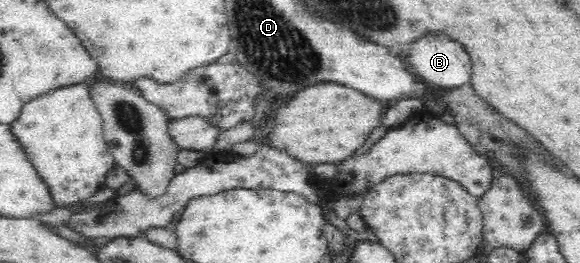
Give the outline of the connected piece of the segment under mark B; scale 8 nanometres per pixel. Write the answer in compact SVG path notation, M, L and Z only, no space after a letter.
M442 33L426 34L413 41L409 57L416 75L431 85L448 90L469 84L471 81L472 63L468 53L464 51L464 46Z

